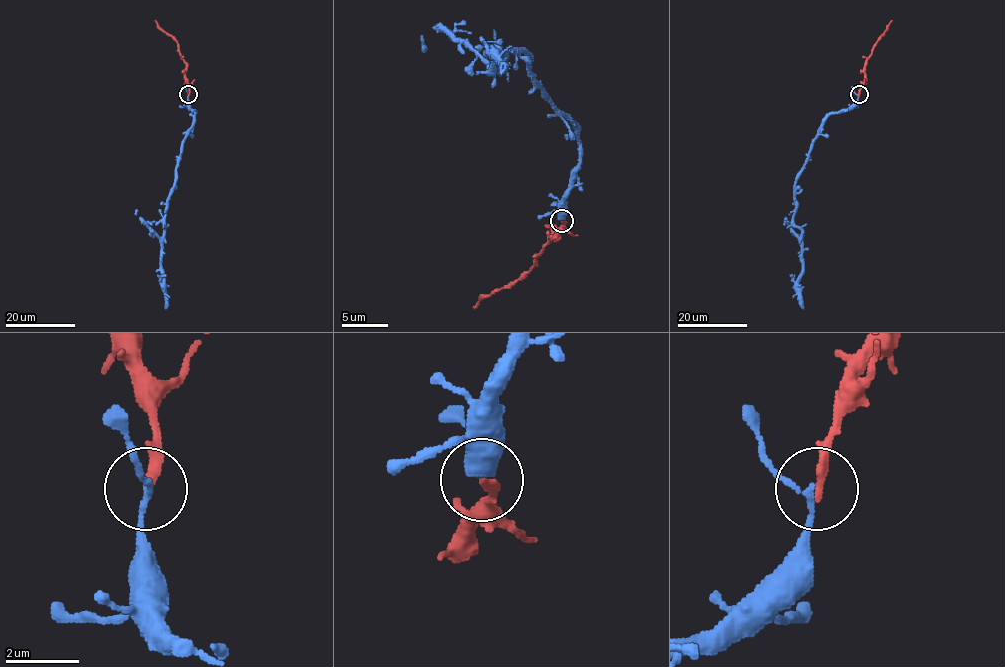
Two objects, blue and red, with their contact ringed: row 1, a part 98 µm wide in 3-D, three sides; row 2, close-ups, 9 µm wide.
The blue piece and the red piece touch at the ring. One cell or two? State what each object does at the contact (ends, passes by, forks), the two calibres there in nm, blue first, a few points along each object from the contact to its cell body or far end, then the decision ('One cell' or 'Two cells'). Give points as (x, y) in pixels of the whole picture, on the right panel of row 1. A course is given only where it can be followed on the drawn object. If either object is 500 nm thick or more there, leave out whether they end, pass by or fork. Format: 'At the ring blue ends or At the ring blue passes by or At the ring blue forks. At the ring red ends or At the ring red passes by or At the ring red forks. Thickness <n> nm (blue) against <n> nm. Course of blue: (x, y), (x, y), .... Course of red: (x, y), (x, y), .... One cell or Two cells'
At the ring blue passes by. At the ring red ends. Thickness 120 nm (blue) against 280 nm. Course of blue: (858, 95), (852, 105), (825, 119), (795, 185), (793, 222), (801, 230), (802, 265), (797, 294), (804, 308). Course of red: (859, 95), (866, 62), (892, 20). One cell

